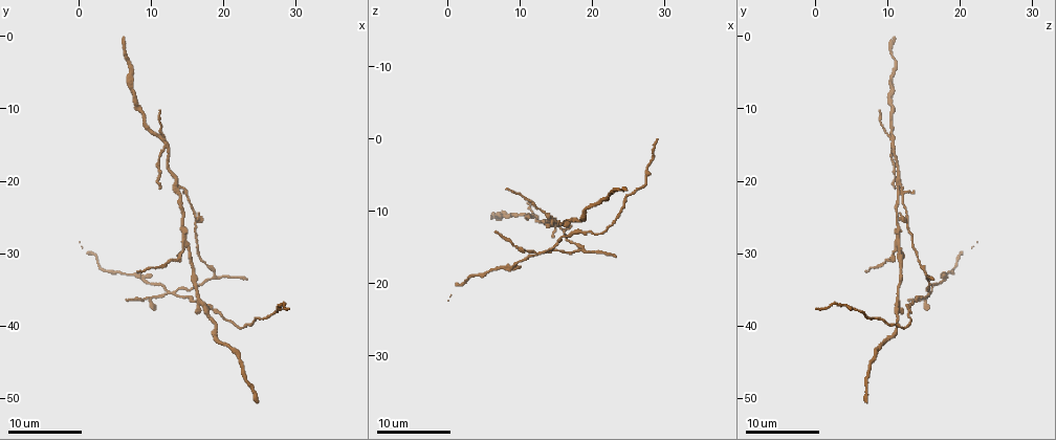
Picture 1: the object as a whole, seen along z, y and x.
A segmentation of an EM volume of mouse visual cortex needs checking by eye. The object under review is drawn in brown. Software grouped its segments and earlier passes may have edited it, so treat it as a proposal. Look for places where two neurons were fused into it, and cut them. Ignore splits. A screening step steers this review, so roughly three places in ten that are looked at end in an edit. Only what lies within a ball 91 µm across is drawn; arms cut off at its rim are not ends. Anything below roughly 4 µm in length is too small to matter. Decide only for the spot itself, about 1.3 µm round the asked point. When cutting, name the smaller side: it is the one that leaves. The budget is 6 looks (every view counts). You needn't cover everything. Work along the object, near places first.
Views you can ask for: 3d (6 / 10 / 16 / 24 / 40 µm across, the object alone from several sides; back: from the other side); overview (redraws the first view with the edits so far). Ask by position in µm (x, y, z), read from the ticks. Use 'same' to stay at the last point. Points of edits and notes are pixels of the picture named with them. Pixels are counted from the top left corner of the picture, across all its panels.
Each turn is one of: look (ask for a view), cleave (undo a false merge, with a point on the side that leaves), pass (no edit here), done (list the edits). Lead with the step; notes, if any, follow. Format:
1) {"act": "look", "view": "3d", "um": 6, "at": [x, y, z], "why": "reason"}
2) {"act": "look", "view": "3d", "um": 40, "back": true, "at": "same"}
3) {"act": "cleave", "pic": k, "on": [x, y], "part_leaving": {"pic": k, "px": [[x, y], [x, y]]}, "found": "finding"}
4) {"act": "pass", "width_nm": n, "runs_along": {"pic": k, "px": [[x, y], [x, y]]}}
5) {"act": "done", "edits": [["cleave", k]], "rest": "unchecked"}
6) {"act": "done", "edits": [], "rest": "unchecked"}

{"act": "look", "view": "3d", "um": 10, "at": [11.5, 15.5, 10.5], "why": "side arm on a straight run"}

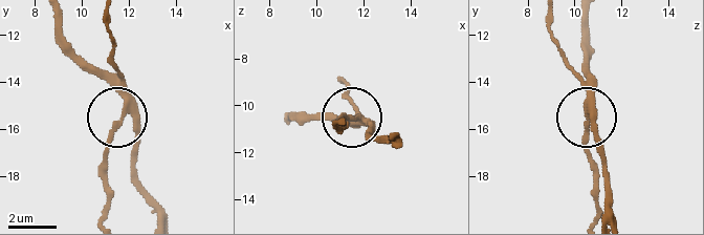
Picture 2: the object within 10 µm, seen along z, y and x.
{"act": "look", "view": "3d", "um": 6, "at": [11.7, 15.5, 10.4], "why": "closer look"}

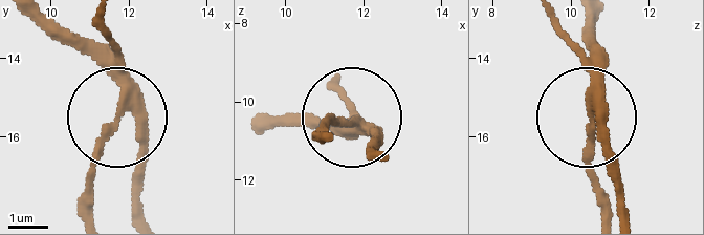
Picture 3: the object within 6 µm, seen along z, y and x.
{"act": "cleave", "pic": 3, "on": [112, 39], "arms": 3, "part_leaving": {"pic": 3, "px": [[125, 90], [94, 176], [94, 217]]}, "found": "two neurons meet here"}

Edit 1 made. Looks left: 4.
{"act": "look", "view": "overview"}

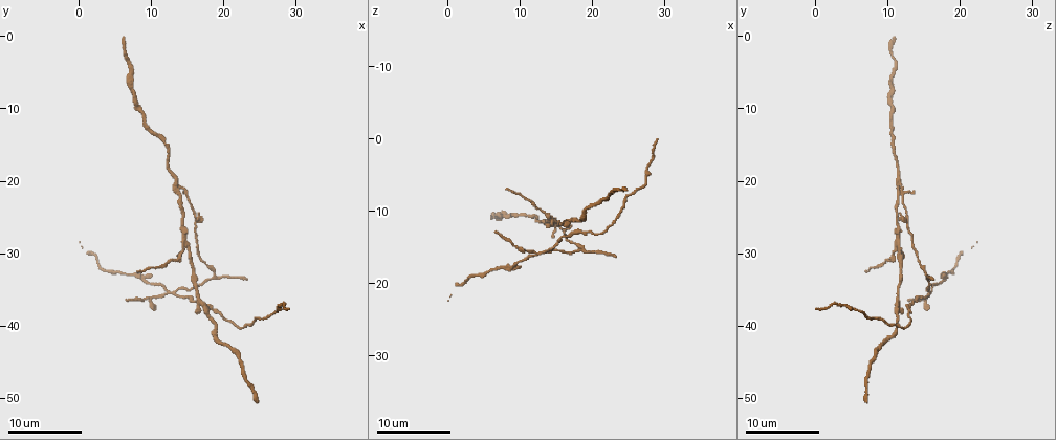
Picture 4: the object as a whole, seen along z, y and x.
{"act": "look", "view": "3d", "um": 10, "at": [13.0, 20.5, 11.5]}

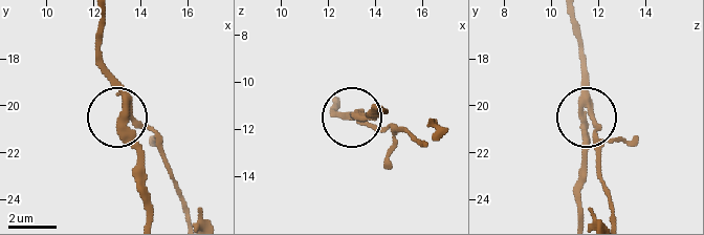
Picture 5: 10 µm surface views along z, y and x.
{"act": "cleave", "pic": 5, "on": [147, 127], "part_leaving": {"pic": 5, "px": [[129, 104], [155, 137], [185, 216]]}, "found": "a second neuron is stuck on"}

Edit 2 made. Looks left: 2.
{"act": "look", "view": "overview"}

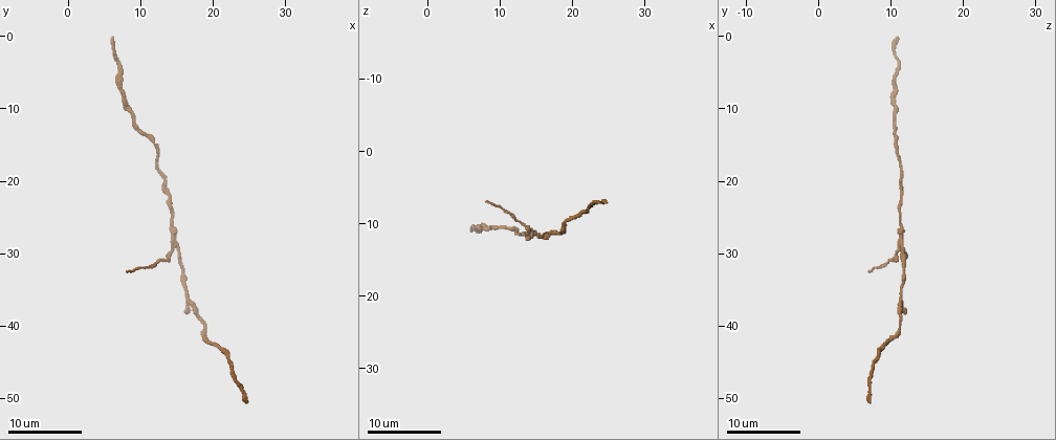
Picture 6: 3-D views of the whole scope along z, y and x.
{"act": "look", "view": "3d", "um": 10, "at": [14.5, 29.0, 11.0], "why": "looks like a crossing"}

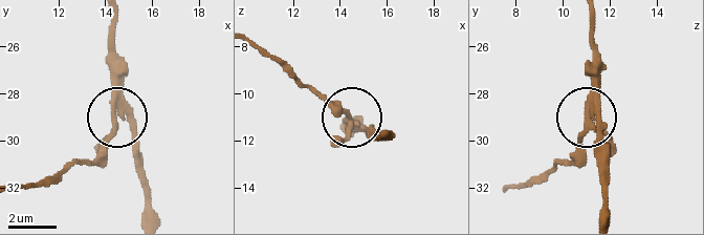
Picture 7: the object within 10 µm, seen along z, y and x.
{"act": "cleave", "pic": 7, "on": [346, 136], "width_nm": 270, "found": "two neurons meet here"}

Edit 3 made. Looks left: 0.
{"act": "done", "edits": [["cleave", 3], ["cleave", 5], ["cleave", 7]], "rest": "unchecked"}

